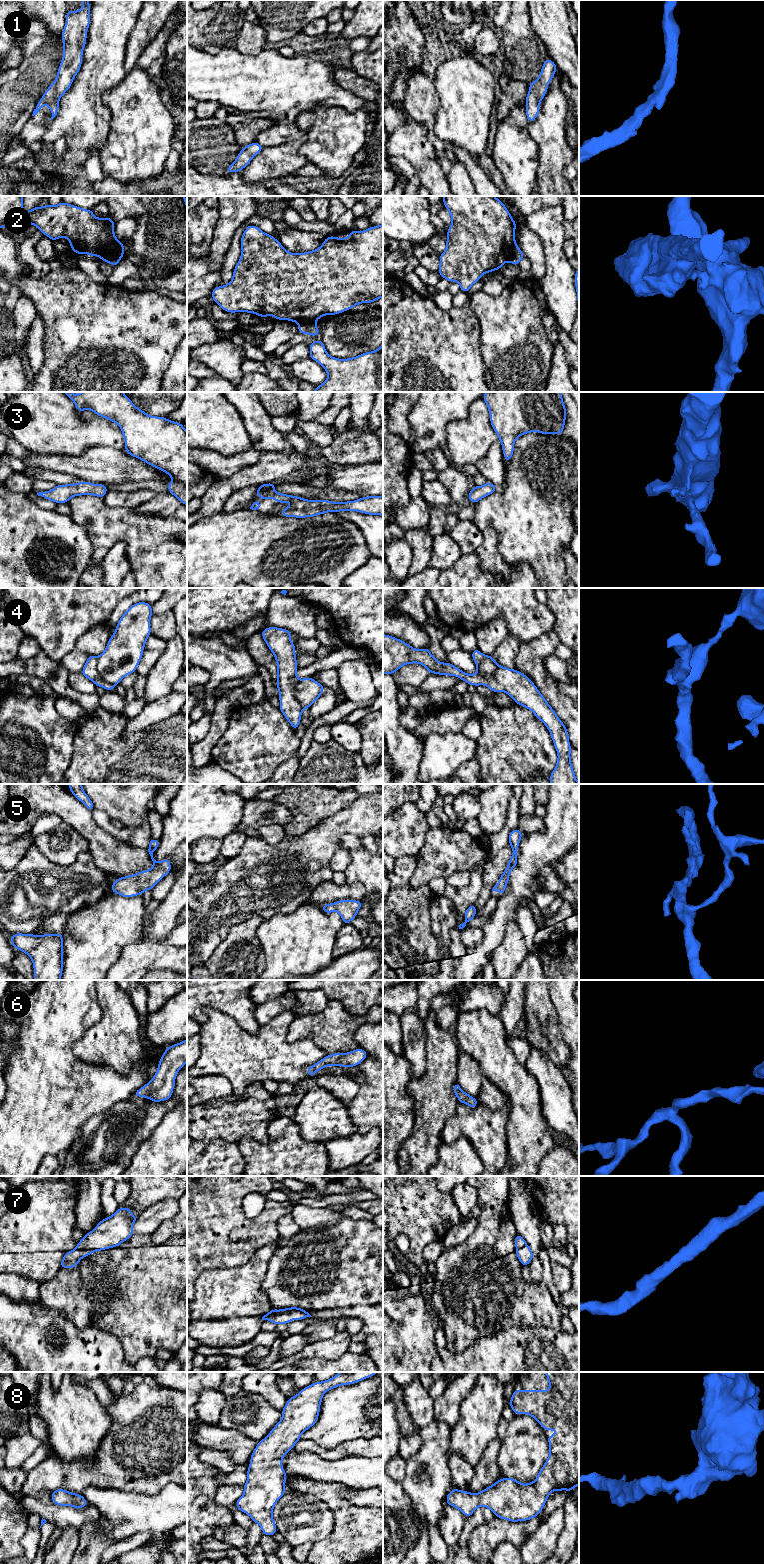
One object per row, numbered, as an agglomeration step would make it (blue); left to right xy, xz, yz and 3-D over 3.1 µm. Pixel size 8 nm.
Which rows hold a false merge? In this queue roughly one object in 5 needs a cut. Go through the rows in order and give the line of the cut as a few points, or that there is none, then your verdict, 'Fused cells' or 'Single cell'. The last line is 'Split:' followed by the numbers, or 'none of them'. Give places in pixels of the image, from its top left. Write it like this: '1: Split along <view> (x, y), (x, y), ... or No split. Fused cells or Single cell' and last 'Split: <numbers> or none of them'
1: No split. Single cell
2: Split along xy (120, 257), (104, 260). Fused cells
3: No split. Single cell
4: Split along xy (97, 657), (96, 670), (98, 675), (113, 685). Fused cells
5: No split. Single cell
6: No split. Single cell
7: No split. Single cell
8: No split. Single cell
Split: 2, 4

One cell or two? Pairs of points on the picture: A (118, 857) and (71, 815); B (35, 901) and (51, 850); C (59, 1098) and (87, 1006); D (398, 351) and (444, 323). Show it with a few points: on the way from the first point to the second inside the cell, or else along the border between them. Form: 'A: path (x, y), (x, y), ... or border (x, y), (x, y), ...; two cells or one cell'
A: path (106, 847), (83, 824); one cell
B: border (33, 843), (52, 862), (63, 866), (71, 864); two cells
C: path (59, 1075), (59, 1034), (64, 1029); one cell
D: path (409, 351), (416, 351), (433, 334); one cell

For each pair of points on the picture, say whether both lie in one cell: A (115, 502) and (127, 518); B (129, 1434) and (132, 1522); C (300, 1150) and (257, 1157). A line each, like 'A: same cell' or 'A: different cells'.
A: different cells
B: different cells
C: same cell

